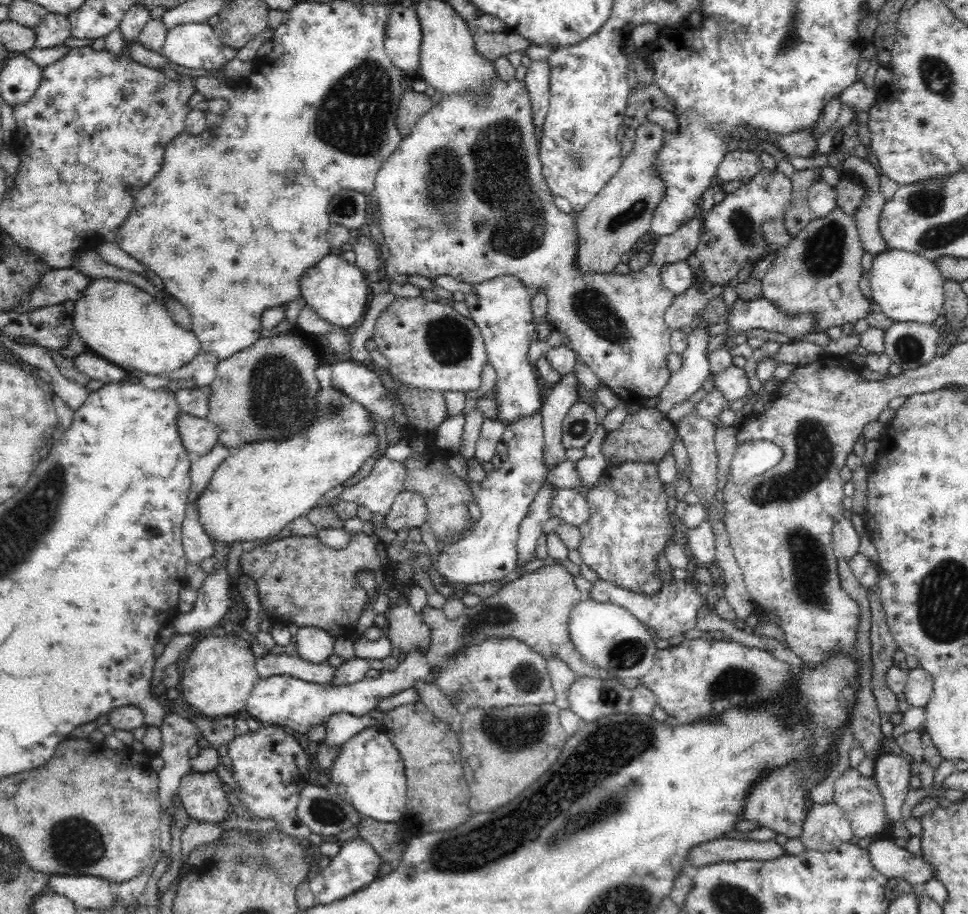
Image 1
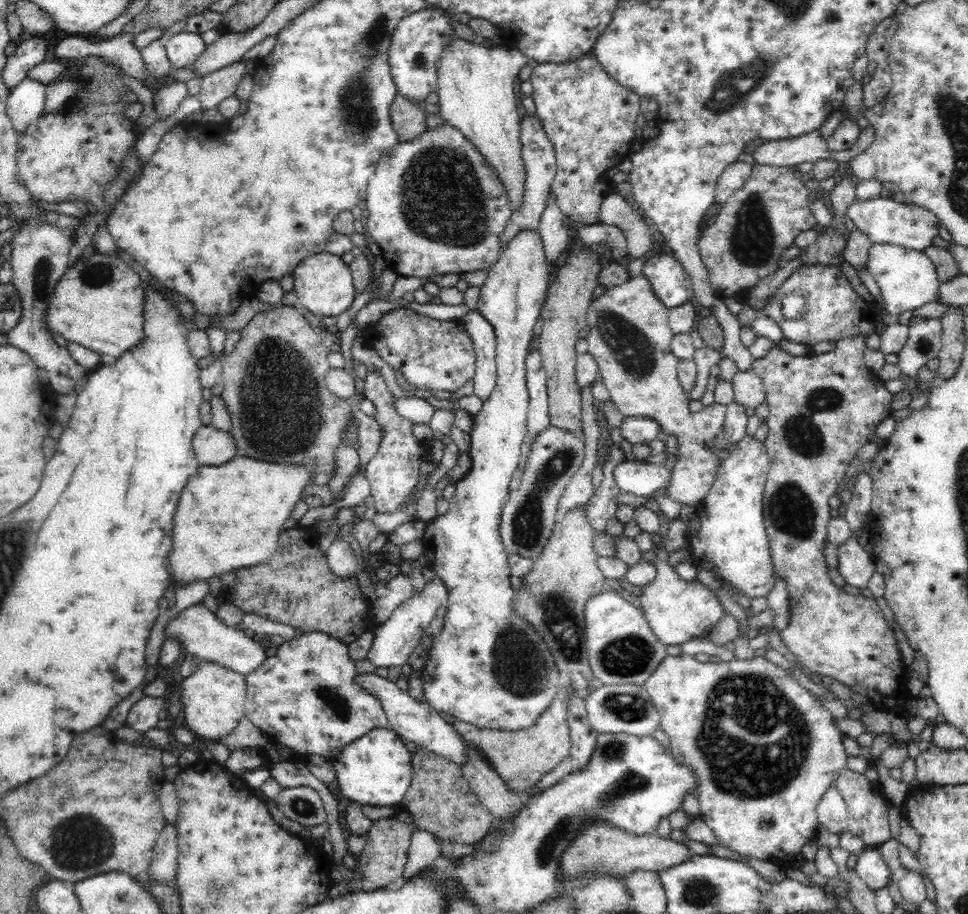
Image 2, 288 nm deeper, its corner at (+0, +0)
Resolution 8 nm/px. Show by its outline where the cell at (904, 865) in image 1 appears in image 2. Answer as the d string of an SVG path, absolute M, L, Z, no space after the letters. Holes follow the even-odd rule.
M868 848L864 850L858 860L856 860L856 870L854 870L856 876L860 876L860 880L864 880L864 884L870 888L870 890L880 890L888 884L890 880L890 872L888 872L888 866L886 862L882 860L878 848Z

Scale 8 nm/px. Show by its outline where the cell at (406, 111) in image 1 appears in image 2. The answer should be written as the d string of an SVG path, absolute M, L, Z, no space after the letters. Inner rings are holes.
M396 96L390 108L390 118L400 144L412 142L426 132L426 116L418 104L410 104L402 96Z

